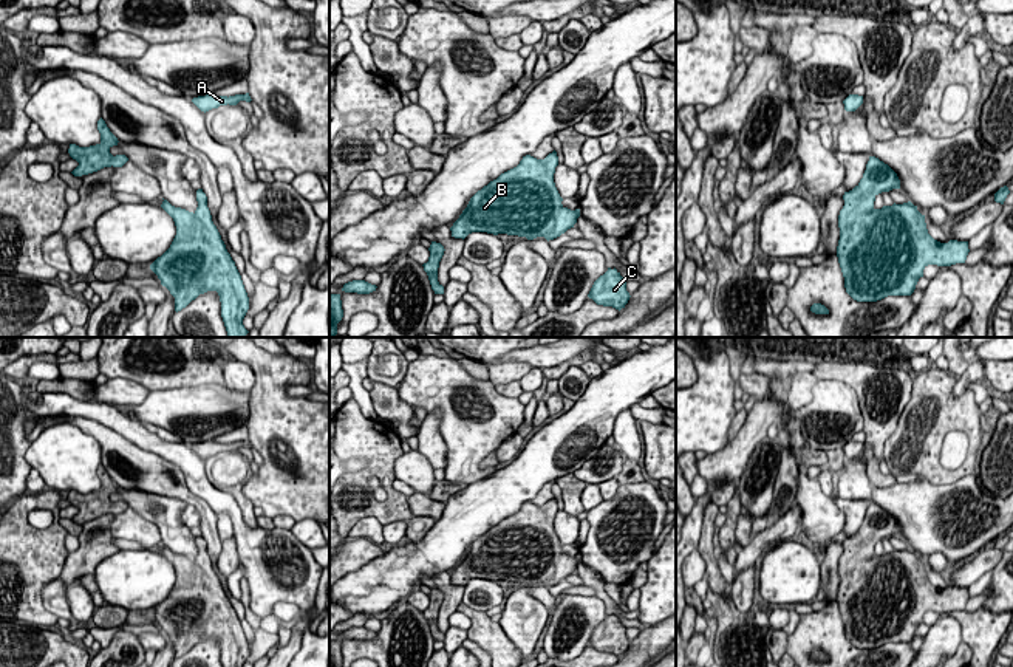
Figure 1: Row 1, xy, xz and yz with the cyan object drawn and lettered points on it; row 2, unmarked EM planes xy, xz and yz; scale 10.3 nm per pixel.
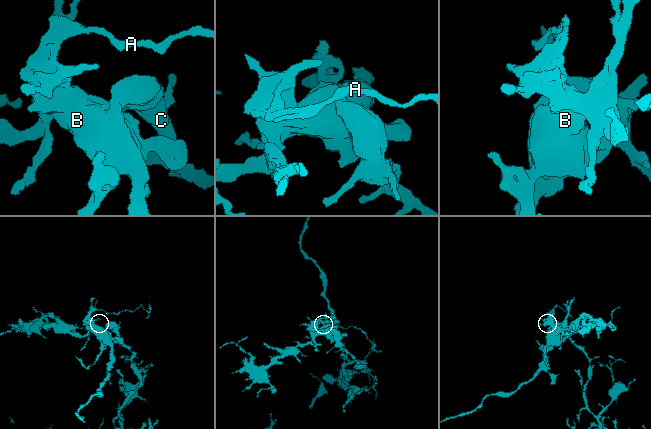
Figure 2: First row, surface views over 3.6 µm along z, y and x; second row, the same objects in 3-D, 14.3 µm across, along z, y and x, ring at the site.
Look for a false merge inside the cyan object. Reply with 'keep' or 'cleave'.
keep

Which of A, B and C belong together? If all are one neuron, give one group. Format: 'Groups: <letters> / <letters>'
Groups: A B C

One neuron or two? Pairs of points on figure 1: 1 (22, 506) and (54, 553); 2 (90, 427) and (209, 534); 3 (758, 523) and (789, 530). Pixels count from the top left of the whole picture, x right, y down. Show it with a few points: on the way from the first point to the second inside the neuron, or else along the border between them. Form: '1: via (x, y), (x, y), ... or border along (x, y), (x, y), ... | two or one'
1: via (22, 519), (22, 525), (42, 545) | one
2: via (124, 455), (146, 471), (166, 478), (194, 500) | one
3: border along (795, 502), (774, 523), (752, 537) | two

